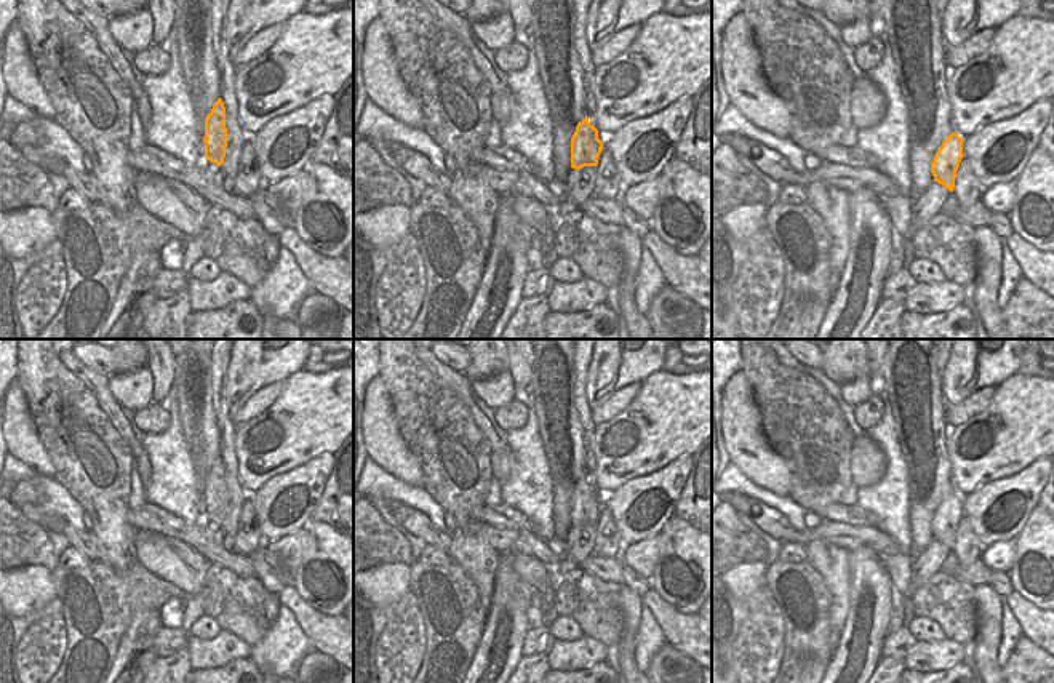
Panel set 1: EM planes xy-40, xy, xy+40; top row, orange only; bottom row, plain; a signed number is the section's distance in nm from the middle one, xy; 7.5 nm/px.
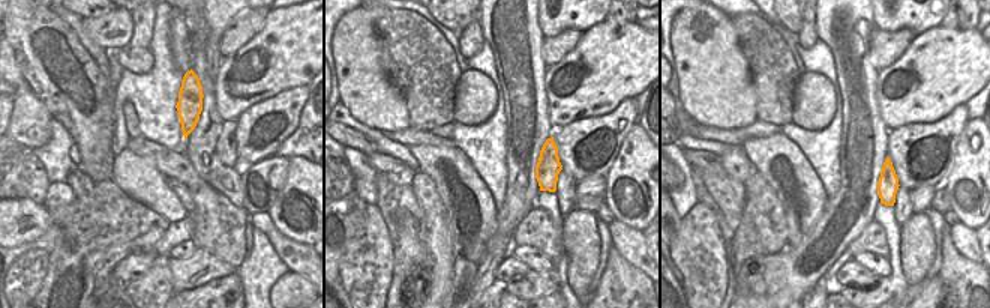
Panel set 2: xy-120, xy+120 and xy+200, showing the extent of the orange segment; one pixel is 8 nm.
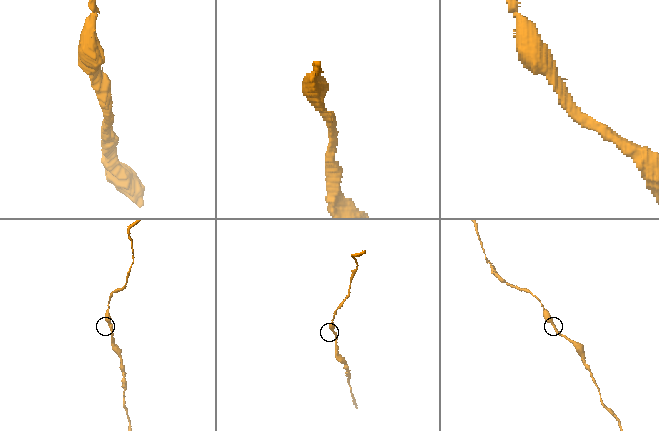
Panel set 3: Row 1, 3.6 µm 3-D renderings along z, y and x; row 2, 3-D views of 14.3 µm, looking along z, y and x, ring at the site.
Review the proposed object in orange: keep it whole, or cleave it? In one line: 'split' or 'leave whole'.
leave whole

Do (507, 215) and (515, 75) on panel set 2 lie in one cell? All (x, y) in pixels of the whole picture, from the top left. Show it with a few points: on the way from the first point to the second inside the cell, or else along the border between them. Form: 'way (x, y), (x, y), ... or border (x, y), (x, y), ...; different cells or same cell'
way (521, 181), (521, 110); same cell

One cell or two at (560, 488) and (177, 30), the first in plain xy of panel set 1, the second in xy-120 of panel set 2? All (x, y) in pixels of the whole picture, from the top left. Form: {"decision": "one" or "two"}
{"decision": "one"}

